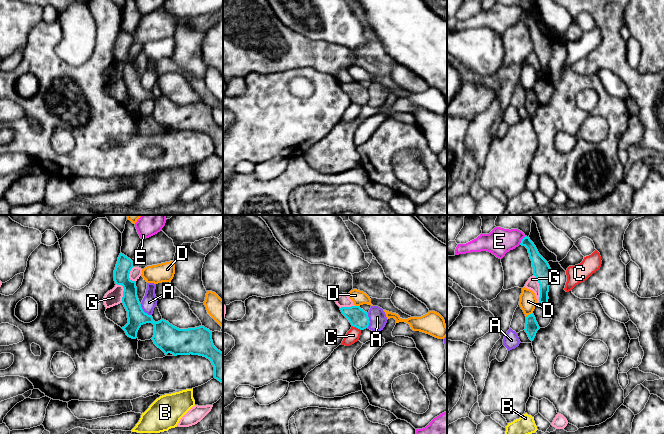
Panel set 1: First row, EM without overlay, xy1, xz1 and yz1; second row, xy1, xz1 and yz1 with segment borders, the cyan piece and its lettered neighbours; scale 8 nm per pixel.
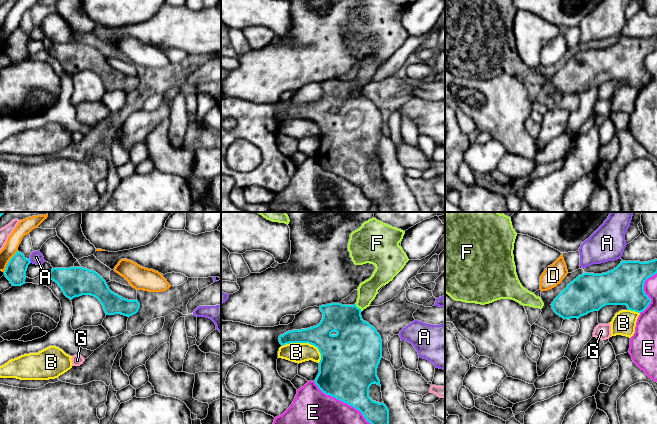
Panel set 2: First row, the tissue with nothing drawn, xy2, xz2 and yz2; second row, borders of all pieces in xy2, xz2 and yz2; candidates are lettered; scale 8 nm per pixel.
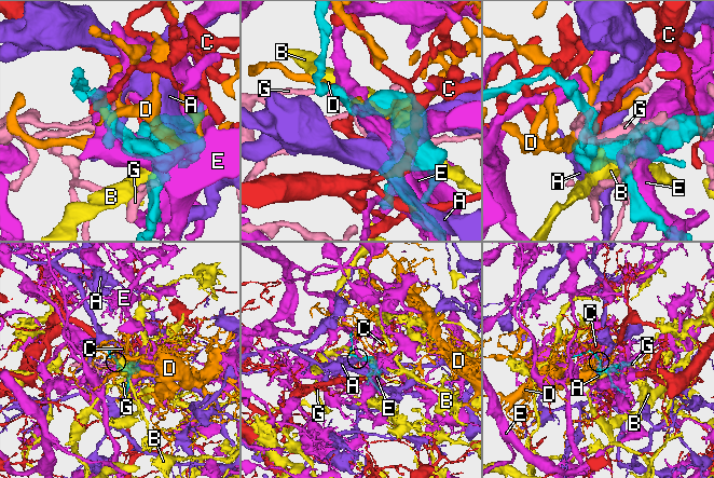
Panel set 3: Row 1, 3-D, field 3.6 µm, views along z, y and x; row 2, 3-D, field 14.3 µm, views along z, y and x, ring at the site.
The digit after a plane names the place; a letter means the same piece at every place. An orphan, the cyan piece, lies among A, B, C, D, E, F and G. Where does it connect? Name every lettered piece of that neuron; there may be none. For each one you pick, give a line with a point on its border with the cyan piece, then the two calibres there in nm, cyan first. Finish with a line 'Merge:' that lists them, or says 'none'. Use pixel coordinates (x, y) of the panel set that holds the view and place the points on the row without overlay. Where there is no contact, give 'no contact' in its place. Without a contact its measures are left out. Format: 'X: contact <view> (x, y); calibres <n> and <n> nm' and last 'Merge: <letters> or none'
F: contact xz2 (359, 84); calibres 320 and 160 nm
Merge: F

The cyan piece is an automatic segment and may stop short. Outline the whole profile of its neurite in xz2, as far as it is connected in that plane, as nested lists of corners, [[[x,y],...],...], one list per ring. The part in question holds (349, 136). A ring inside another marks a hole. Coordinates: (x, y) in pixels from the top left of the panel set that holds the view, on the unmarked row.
[[[362,0],[350,10],[348,27],[355,41],[373,40],[376,45],[372,52],[360,59],[358,74],[354,81],[331,79],[321,81],[323,89],[321,98],[313,103],[292,106],[279,112],[280,120],[309,119],[318,124],[321,130],[319,149],[315,155],[318,164],[348,181],[359,186],[366,197],[377,203],[379,212],[395,212],[389,203],[389,186],[384,179],[373,177],[369,173],[372,160],[380,161],[377,144],[382,134],[382,115],[377,106],[364,97],[361,88],[370,82],[378,66],[388,60],[409,37],[399,21],[405,7],[388,0]]]

